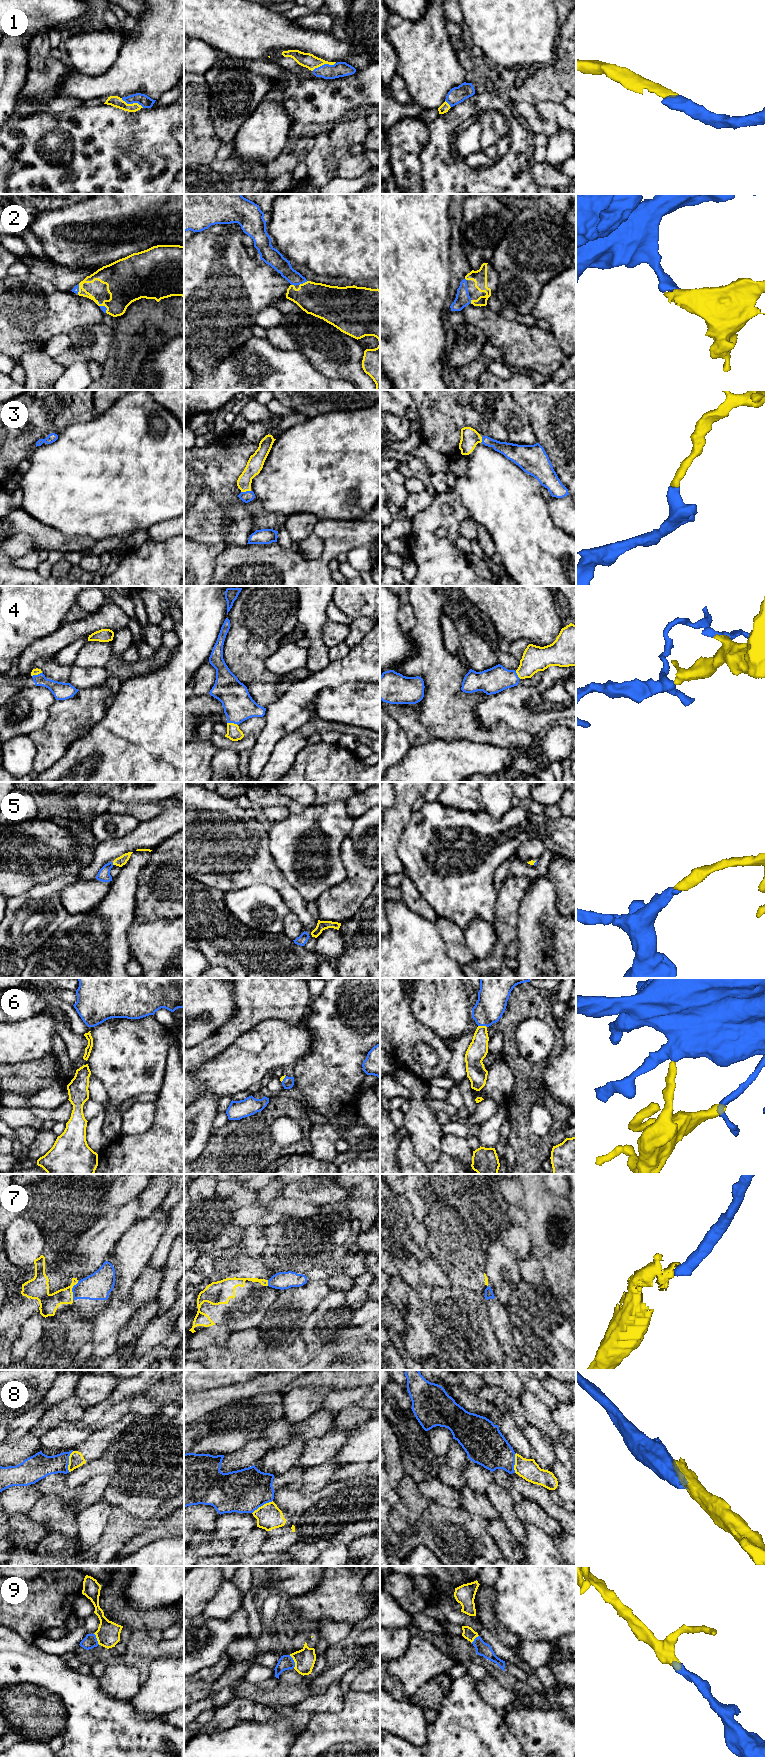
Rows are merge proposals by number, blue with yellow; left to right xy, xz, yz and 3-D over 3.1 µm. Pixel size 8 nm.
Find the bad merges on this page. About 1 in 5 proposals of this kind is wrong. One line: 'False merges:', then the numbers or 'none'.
False merges: 7, 8

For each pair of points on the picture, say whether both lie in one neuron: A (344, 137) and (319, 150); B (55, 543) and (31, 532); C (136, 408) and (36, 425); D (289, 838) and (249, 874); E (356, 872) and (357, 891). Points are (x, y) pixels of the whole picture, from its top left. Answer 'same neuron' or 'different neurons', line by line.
A: different neurons
B: same neuron
C: different neurons
D: different neurons
E: different neurons

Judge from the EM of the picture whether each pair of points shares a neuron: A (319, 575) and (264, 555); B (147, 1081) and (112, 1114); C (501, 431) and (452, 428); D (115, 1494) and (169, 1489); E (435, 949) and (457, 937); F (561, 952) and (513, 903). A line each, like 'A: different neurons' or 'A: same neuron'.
A: same neuron
B: same neuron
C: same neuron
D: different neurons
E: different neurons
F: different neurons

